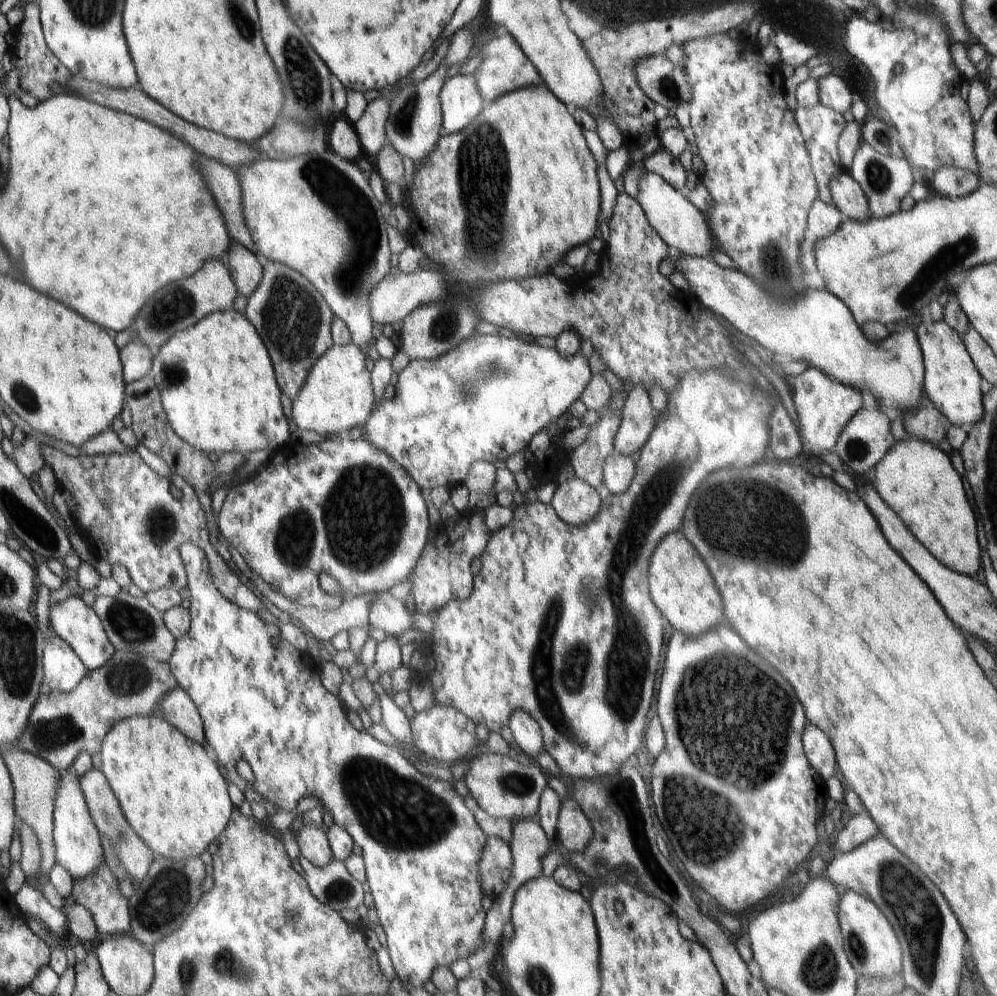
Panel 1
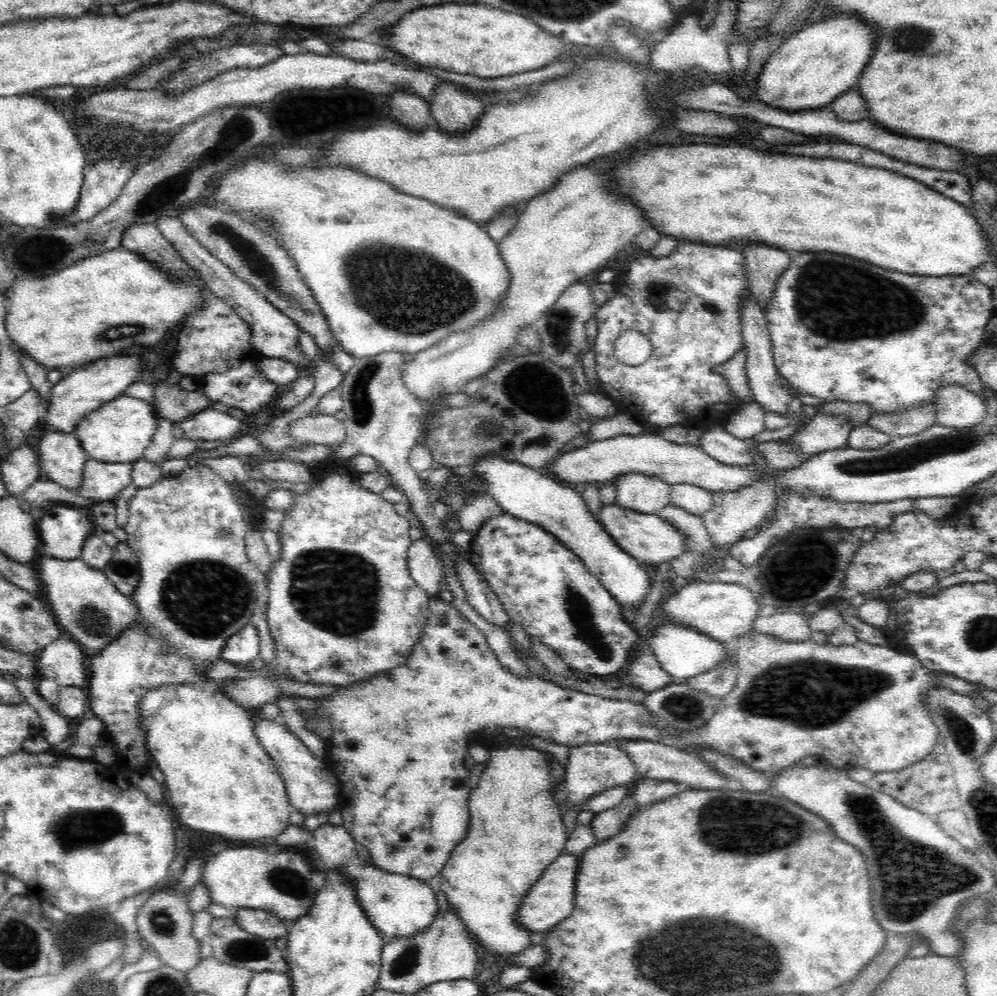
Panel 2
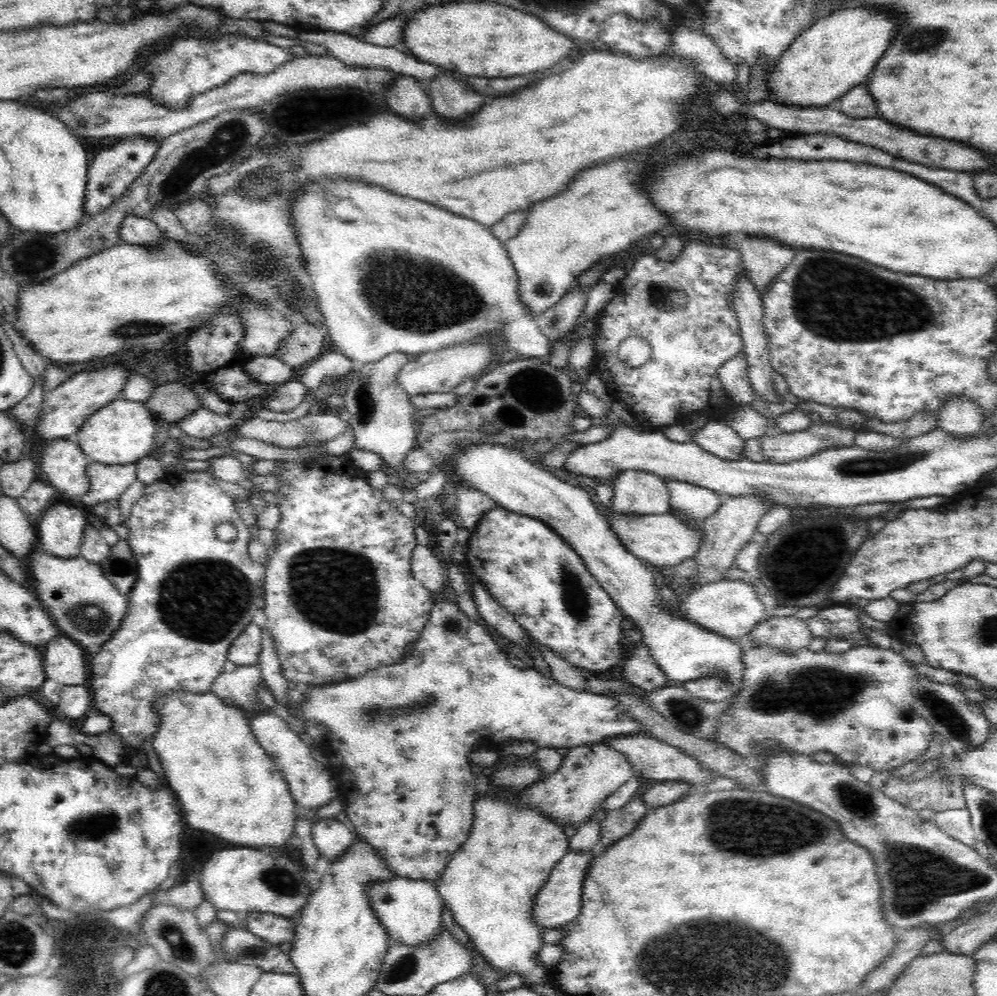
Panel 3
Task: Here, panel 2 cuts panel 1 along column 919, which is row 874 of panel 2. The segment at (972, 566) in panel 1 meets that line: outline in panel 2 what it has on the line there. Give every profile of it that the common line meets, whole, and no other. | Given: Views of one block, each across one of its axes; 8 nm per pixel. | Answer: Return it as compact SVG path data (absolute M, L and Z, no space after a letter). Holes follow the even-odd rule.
M487 744L490 757L478 783L469 796L470 822L466 838L450 853L441 870L440 889L478 944L496 958L508 964L514 955L530 946L530 932L517 921L517 910L526 893L538 878L565 850L568 832L560 808L552 797L554 779L551 777L550 755L532 747Z

